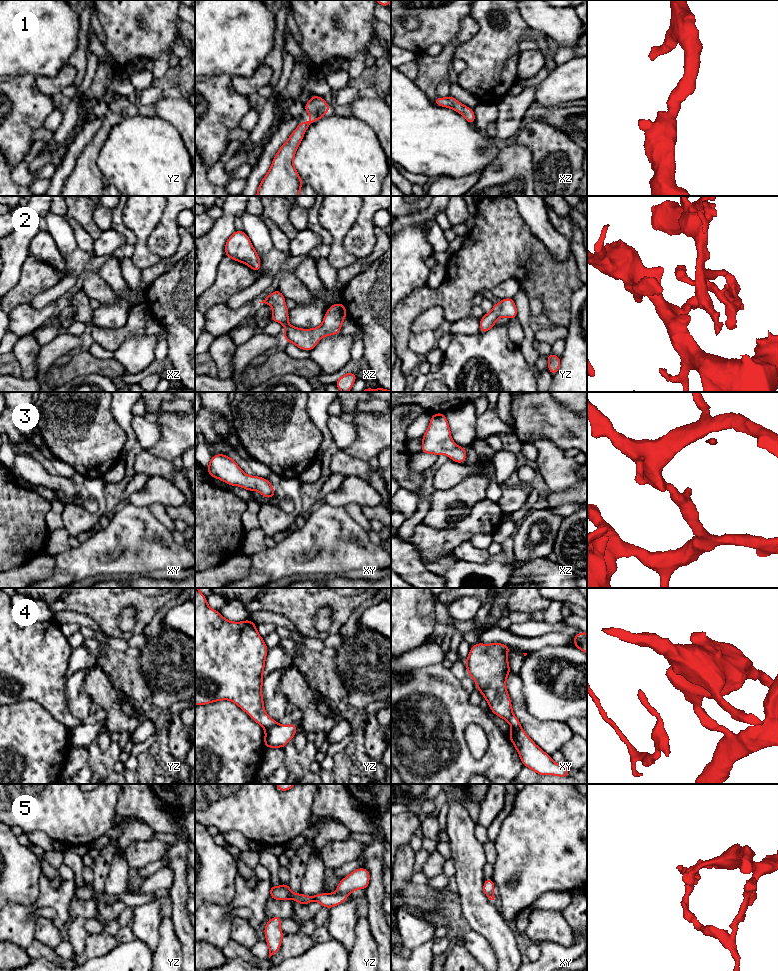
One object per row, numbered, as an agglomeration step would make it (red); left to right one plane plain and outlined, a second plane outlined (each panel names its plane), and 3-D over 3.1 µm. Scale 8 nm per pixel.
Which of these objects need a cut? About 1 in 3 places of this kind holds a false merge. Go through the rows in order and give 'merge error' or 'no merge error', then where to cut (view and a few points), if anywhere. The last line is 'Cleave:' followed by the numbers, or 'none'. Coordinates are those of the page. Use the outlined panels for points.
1: no merge error; no cut
2: no merge error; no cut
3: no merge error; no cut
4: merge error; cut in yz along (277, 723), (266, 731)
5: merge error; cut in yz along (337, 893), (346, 895)
Cleave: 4, 5

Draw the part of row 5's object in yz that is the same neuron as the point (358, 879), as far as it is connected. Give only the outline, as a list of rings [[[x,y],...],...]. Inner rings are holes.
[[[366,868],[356,869],[339,882],[336,893],[349,895],[357,889],[366,890],[369,881],[370,873]]]

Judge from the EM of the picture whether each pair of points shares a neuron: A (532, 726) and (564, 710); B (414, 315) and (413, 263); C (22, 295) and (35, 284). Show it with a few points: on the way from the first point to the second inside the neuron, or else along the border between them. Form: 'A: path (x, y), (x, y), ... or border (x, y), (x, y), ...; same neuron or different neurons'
A: border (525, 705), (526, 709), (538, 719), (564, 722); different neurons
B: border (426, 284), (411, 291), (401, 301); different neurons
C: path (25, 292), (32, 285); same neuron

